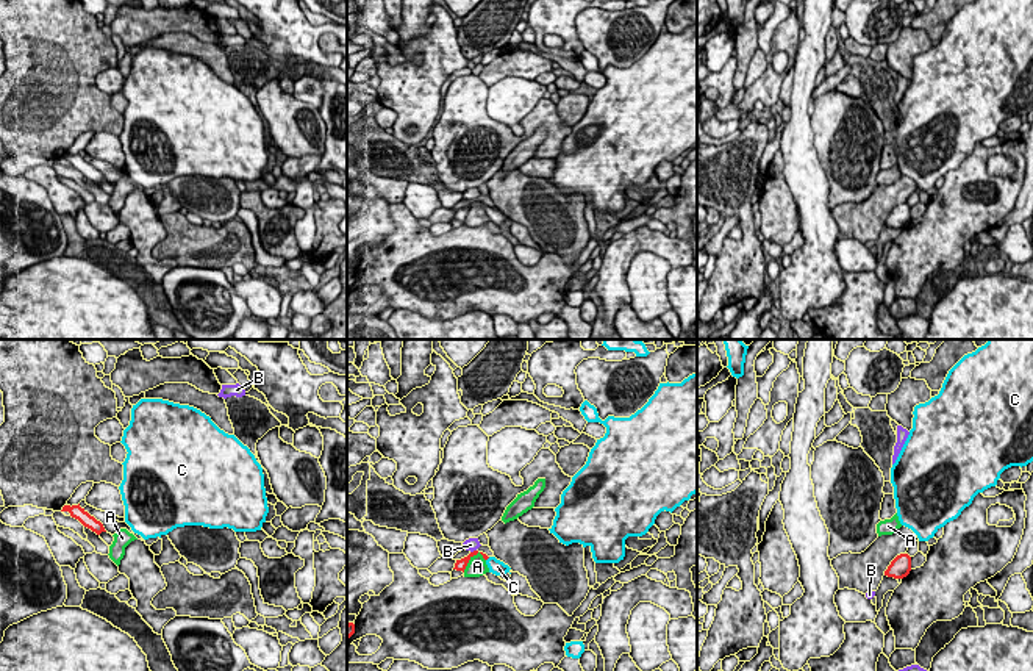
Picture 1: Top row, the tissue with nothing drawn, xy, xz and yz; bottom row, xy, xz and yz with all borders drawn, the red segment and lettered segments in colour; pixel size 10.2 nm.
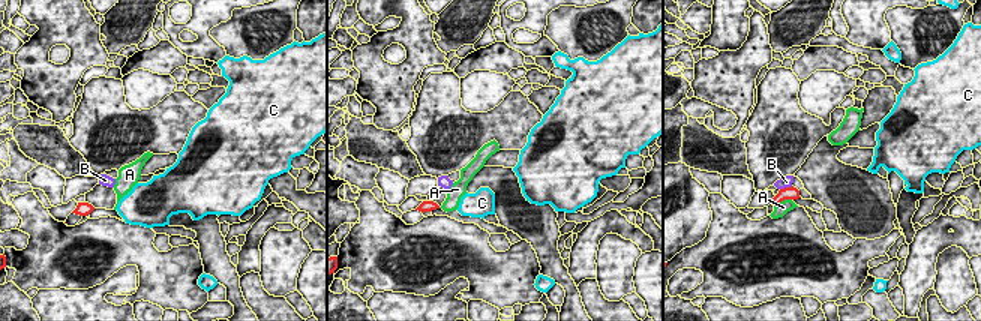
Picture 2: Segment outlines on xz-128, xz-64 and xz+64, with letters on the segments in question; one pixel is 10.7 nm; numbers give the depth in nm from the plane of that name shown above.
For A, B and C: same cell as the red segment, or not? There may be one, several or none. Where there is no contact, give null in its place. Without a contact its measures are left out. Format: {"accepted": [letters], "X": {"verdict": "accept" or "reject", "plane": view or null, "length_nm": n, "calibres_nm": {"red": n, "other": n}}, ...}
{"accepted": ["C"], "A": {"verdict": "reject", "plane": "xz", "length_nm": 280, "calibres_nm": {"red": 120, "other": 200}}, "B": {"verdict": "reject", "plane": "xz", "length_nm": 70, "calibres_nm": {"red": 120, "other": 130}}, "C": {"verdict": "accept", "plane": null}}

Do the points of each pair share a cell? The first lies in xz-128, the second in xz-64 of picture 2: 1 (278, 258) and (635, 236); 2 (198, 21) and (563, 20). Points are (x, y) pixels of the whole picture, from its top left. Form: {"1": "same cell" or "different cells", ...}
{"1": "different cells", "2": "different cells"}

